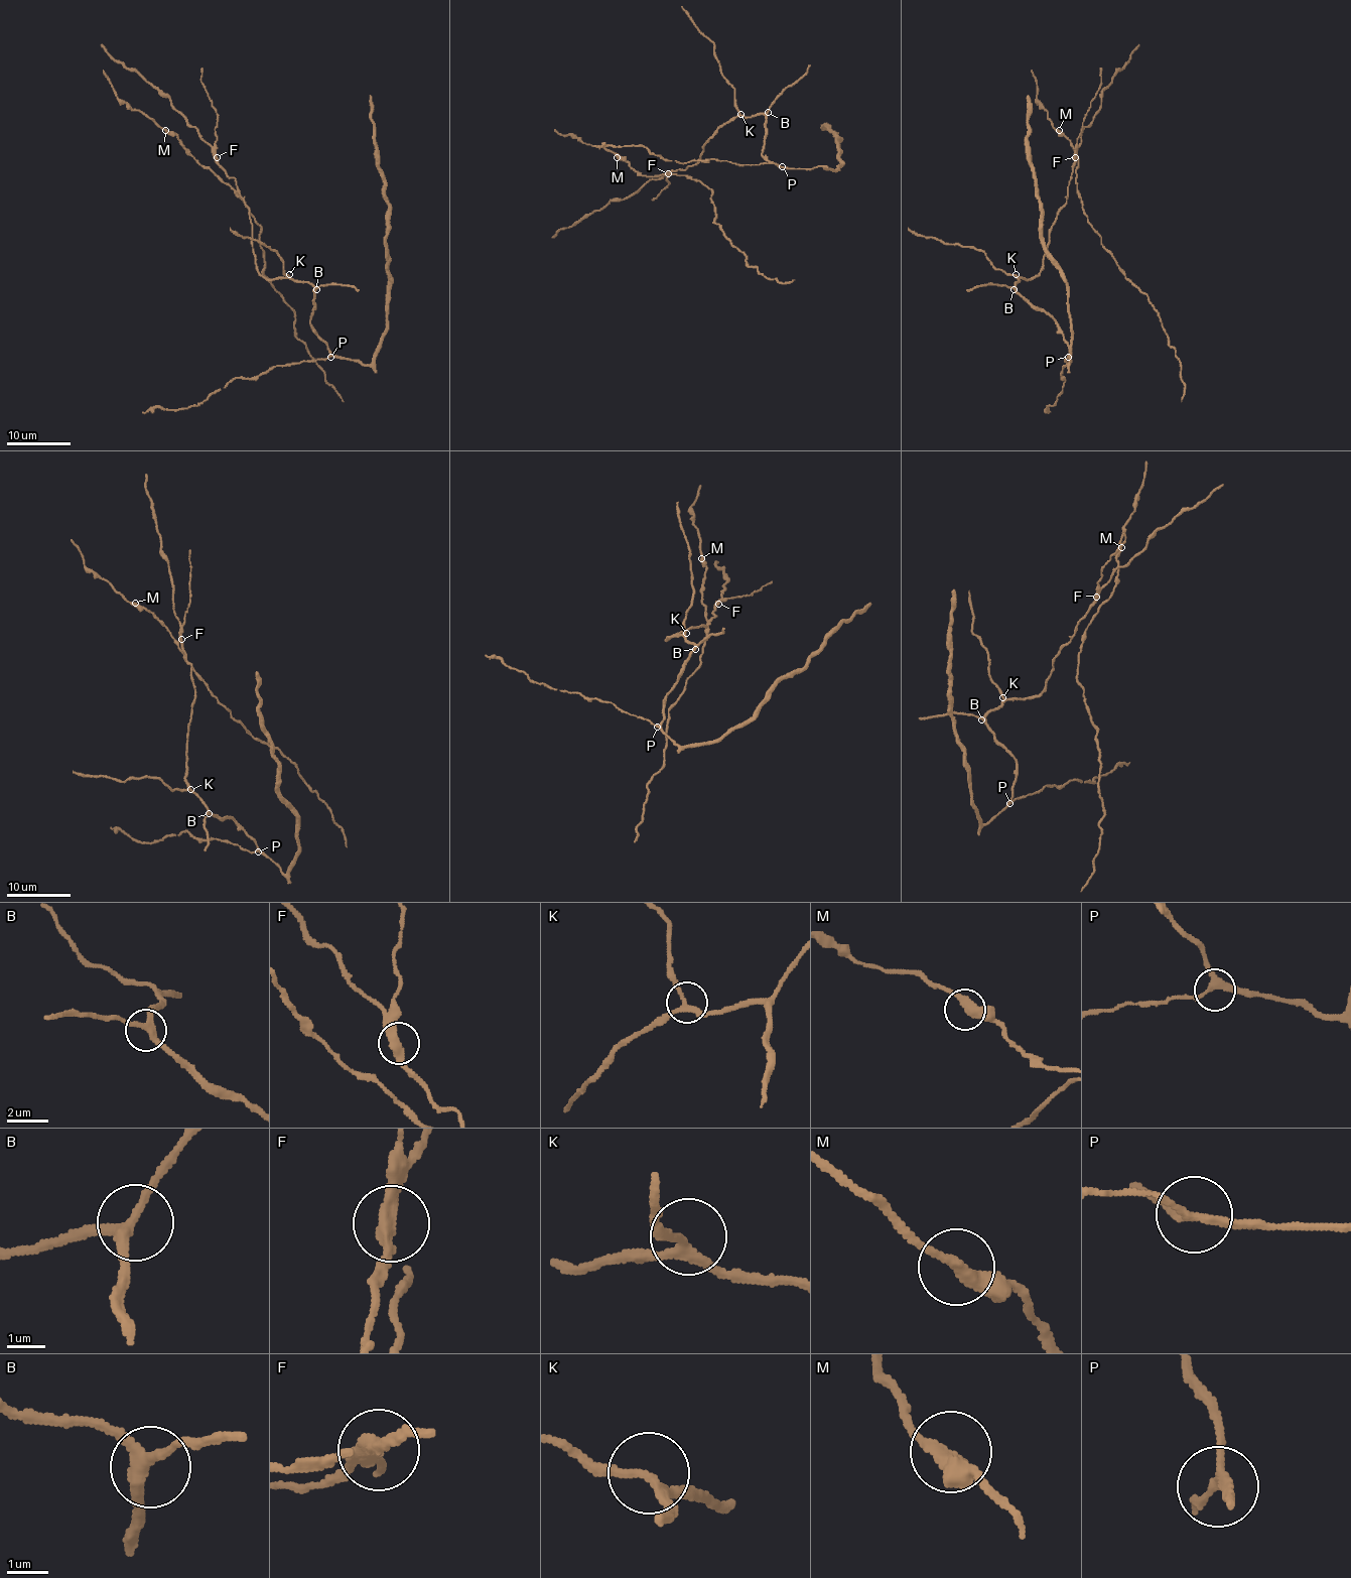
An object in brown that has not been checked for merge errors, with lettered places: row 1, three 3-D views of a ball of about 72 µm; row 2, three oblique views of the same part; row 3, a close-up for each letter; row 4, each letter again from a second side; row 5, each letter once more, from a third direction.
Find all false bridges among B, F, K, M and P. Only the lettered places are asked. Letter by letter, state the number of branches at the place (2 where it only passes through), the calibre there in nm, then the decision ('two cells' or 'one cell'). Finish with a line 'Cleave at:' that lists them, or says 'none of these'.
B: branches 3; calibre 260 nm; one cell
F: branches 2; calibre 380 nm; two cells
K: branches 3; calibre 200 nm; one cell
M: branches 2; calibre 380 nm; one cell
P: branches 3; calibre 220 nm; one cell
Cleave at: F

